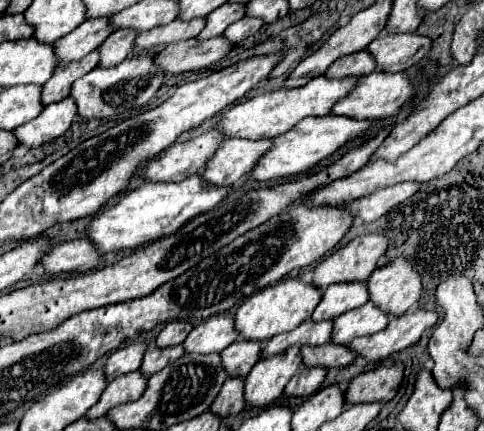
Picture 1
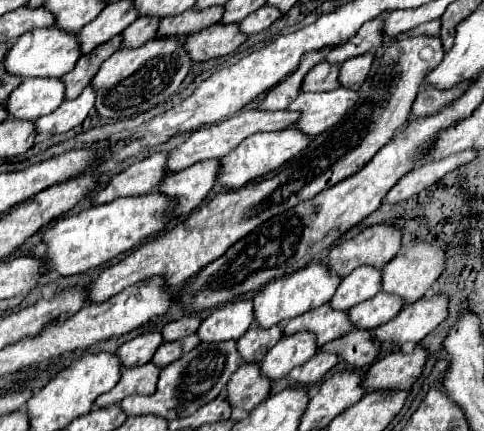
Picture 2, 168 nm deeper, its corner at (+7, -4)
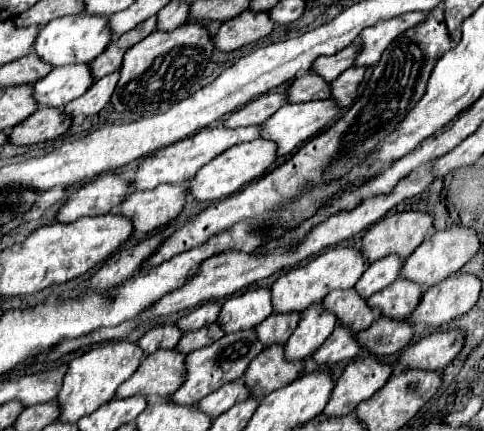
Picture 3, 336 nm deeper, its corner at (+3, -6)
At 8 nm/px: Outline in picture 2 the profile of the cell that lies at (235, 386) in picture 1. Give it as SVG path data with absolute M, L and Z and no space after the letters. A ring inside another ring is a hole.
M241 365L227 383L227 401L231 407L251 411L269 395L269 379L259 375L259 365Z

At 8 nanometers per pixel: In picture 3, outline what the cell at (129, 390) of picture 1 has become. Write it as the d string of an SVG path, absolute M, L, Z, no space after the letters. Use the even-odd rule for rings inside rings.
M161 349L141 361L141 367L133 373L133 379L127 379L117 389L117 397L169 397L173 391L177 391L181 381L185 381L185 353L177 353L175 349Z

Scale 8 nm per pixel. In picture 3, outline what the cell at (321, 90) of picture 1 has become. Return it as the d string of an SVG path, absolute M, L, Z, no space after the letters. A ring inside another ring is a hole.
M213 127L213 129L201 129L197 131L195 135L179 141L179 143L173 143L169 147L163 147L163 149L157 149L155 153L151 153L149 157L145 157L137 171L135 171L135 177L131 181L133 189L135 191L147 191L147 189L153 189L161 183L167 183L167 185L183 185L197 169L201 169L205 163L209 163L213 157L217 157L219 153L223 153L225 149L237 145L237 143L243 143L243 141L251 141L251 139L257 139L261 133L261 127L239 127L239 129L227 129L227 127Z

